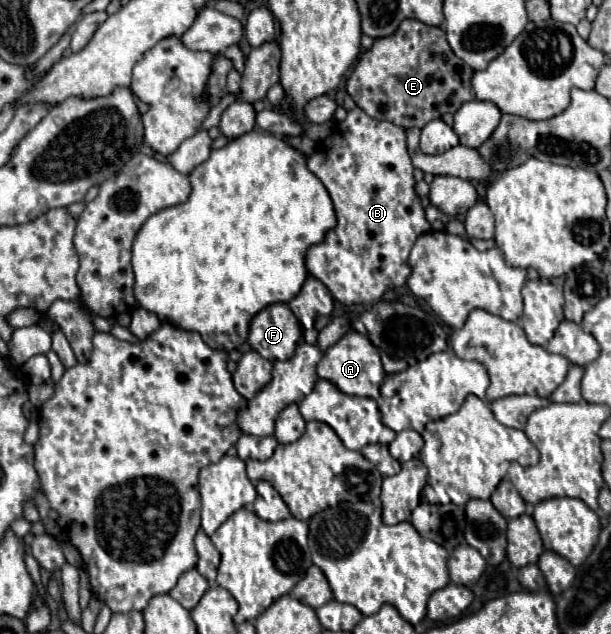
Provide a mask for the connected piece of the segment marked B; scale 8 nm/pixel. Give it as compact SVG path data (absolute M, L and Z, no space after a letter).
M355 107L347 113L345 121L341 121L337 129L317 145L315 153L307 159L307 169L317 175L329 191L337 215L337 225L325 233L325 239L309 247L305 259L307 271L347 307L369 305L379 301L387 289L401 287L407 273L411 273L407 257L415 239L431 229L415 193L413 165L405 147L405 129L391 125L389 121L377 121L363 113L363 109Z

